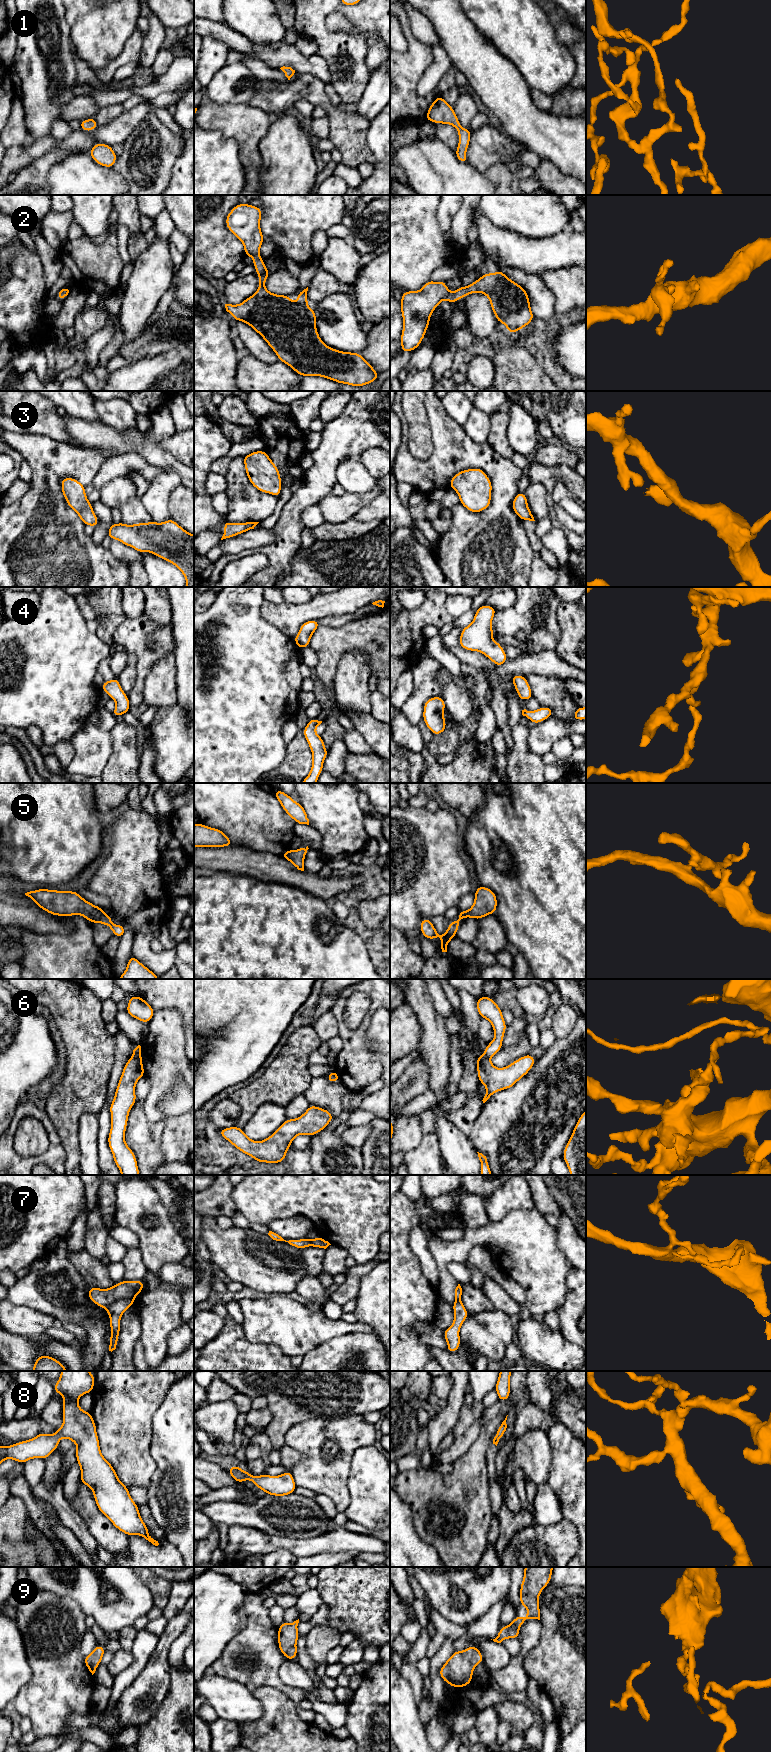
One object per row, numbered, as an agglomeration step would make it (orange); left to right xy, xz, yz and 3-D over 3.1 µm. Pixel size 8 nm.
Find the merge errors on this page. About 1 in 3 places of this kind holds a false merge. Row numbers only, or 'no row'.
6, 7

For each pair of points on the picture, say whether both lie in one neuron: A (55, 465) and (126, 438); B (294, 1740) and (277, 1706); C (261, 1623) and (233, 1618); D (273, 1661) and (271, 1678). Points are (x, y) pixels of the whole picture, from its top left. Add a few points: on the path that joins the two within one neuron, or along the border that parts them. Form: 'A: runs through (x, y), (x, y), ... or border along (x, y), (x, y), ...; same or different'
A: border along (77, 444), (97, 450); different
B: runs through (286, 1732), (280, 1726), (280, 1714); same
C: border along (245, 1598), (247, 1624), (232, 1638); different
D: runs through (273, 1665), (271, 1674); same

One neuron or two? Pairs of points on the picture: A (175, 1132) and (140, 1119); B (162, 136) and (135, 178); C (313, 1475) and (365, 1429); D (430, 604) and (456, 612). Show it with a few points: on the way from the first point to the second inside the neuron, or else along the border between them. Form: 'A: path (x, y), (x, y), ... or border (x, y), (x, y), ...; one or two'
A: border (159, 1120), (163, 1123), (163, 1132), (159, 1145); two
B: path (152, 146), (145, 168); one
C: path (328, 1466), (343, 1459), (350, 1442); one
D: border (446, 597), (445, 608), (453, 619); two

